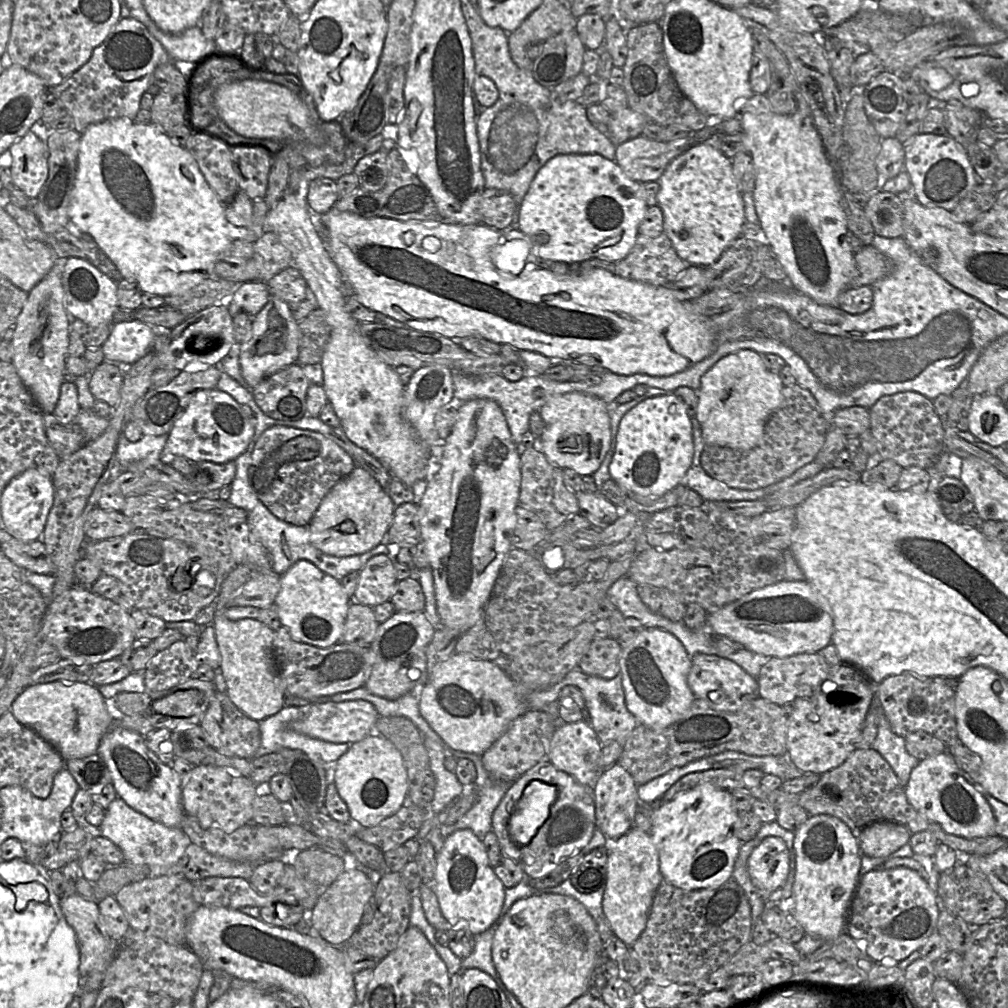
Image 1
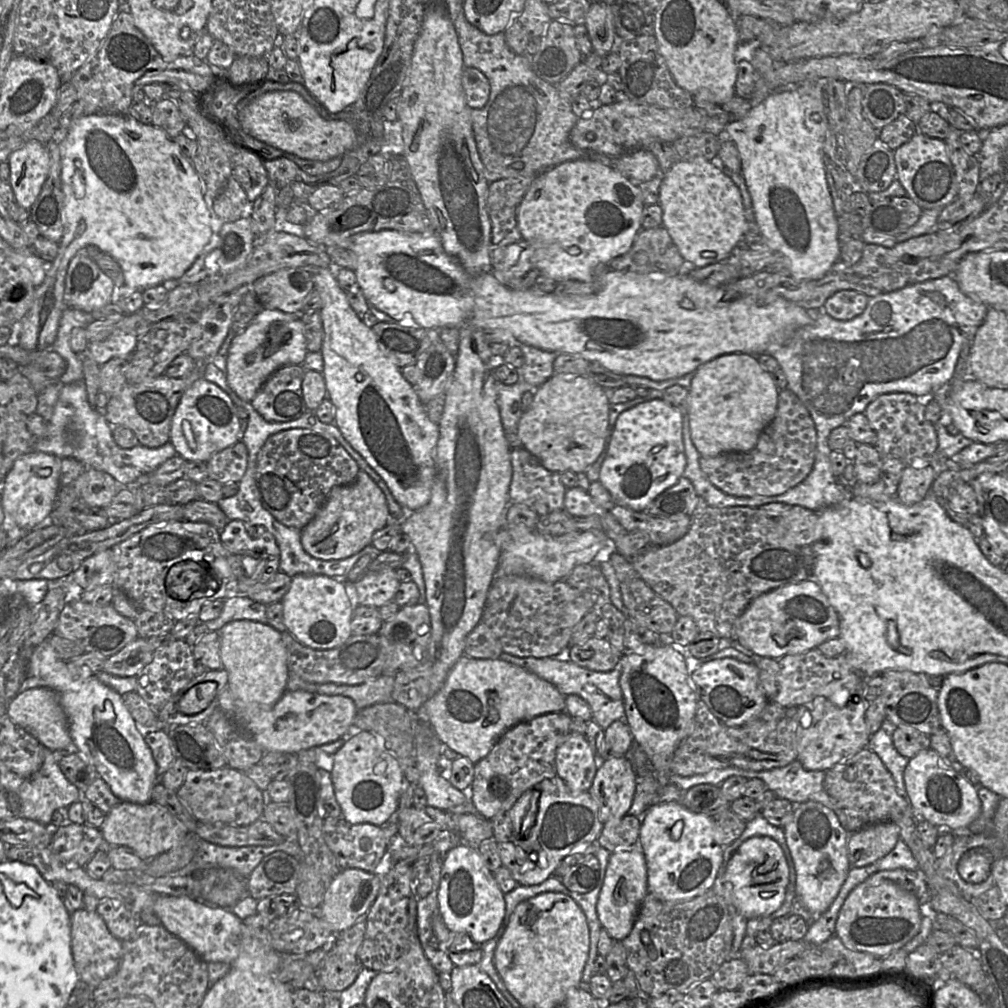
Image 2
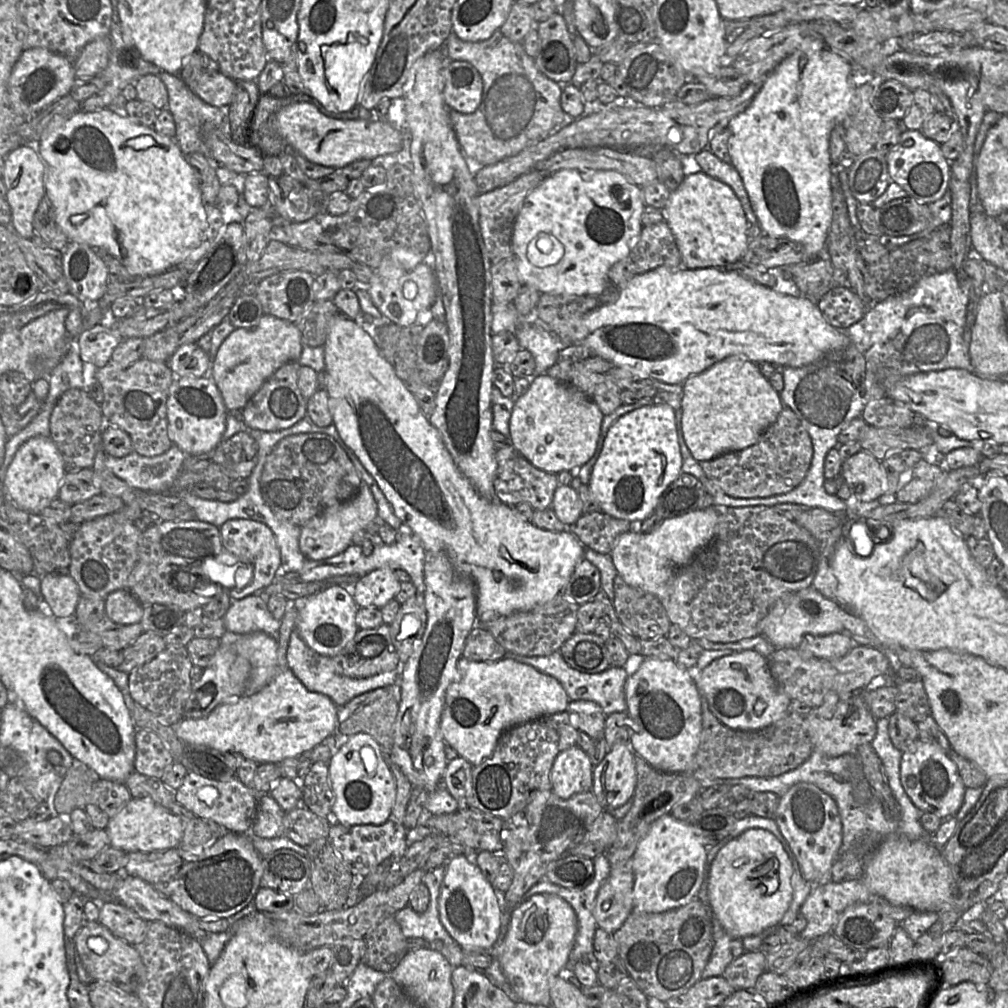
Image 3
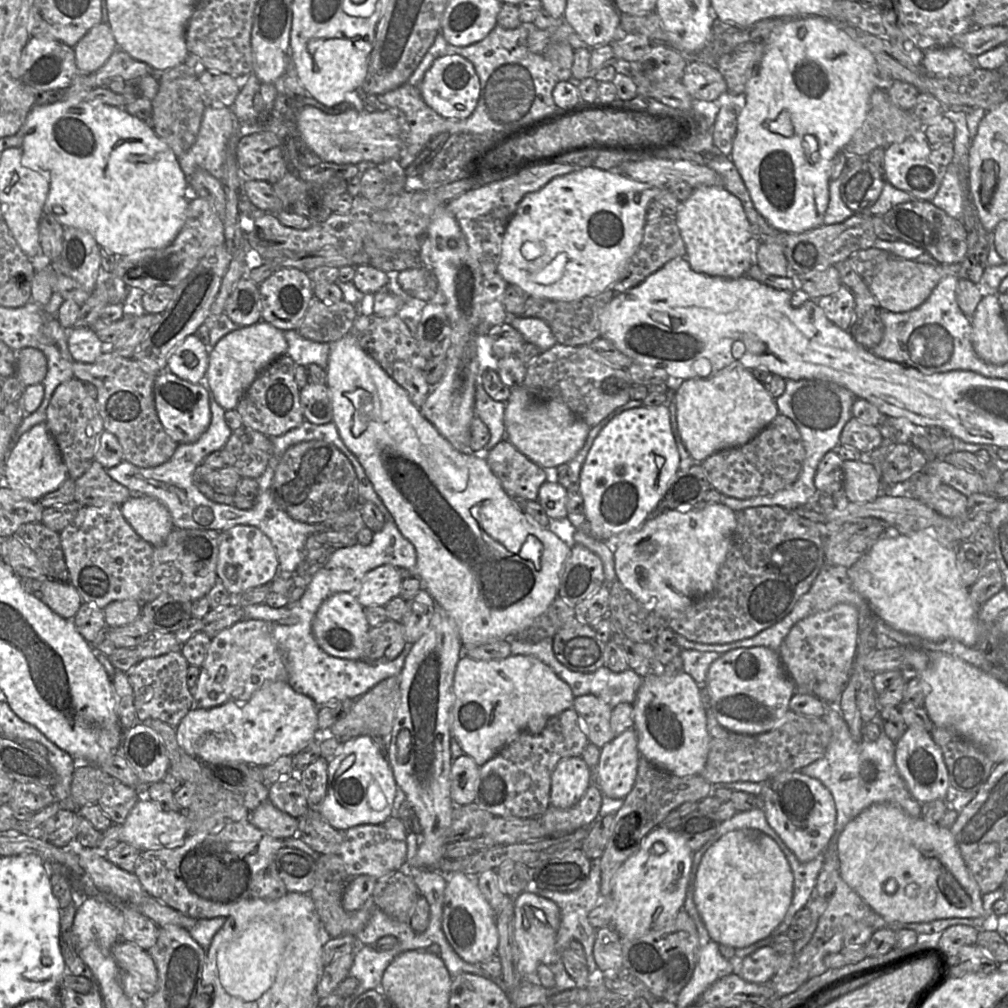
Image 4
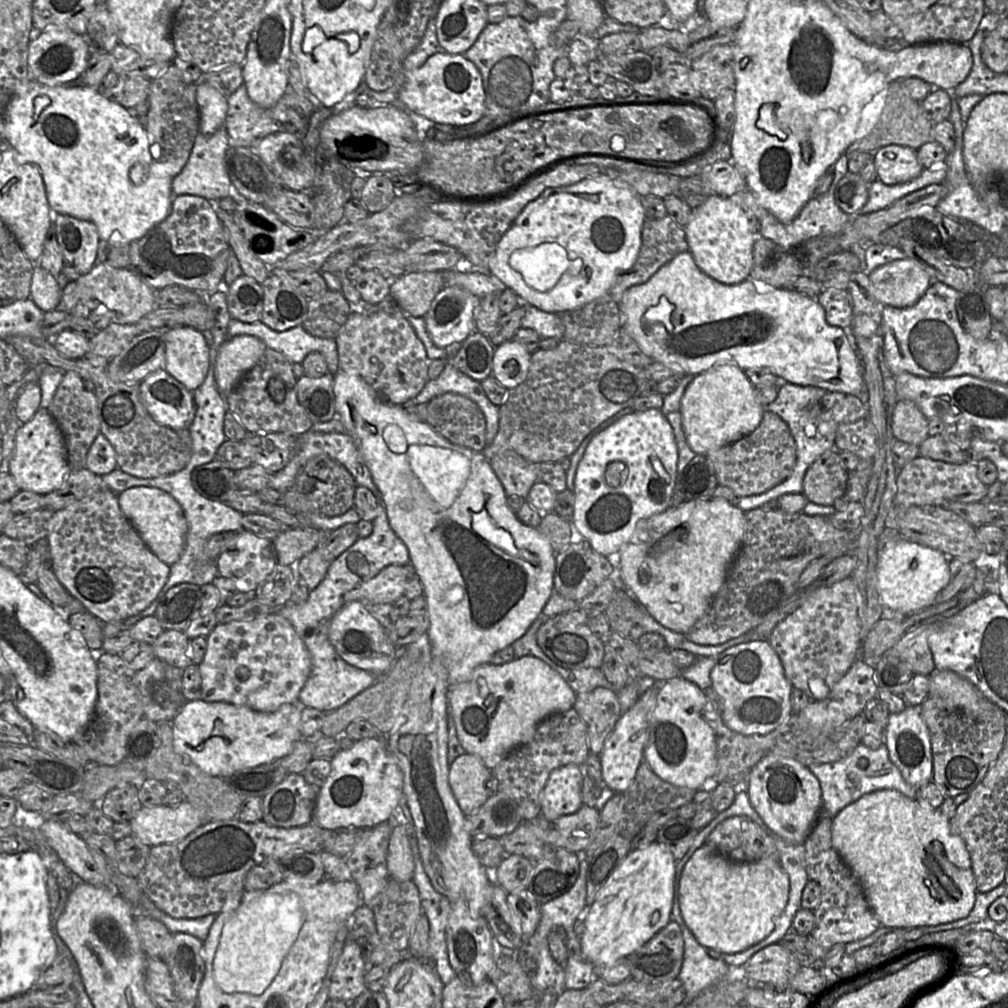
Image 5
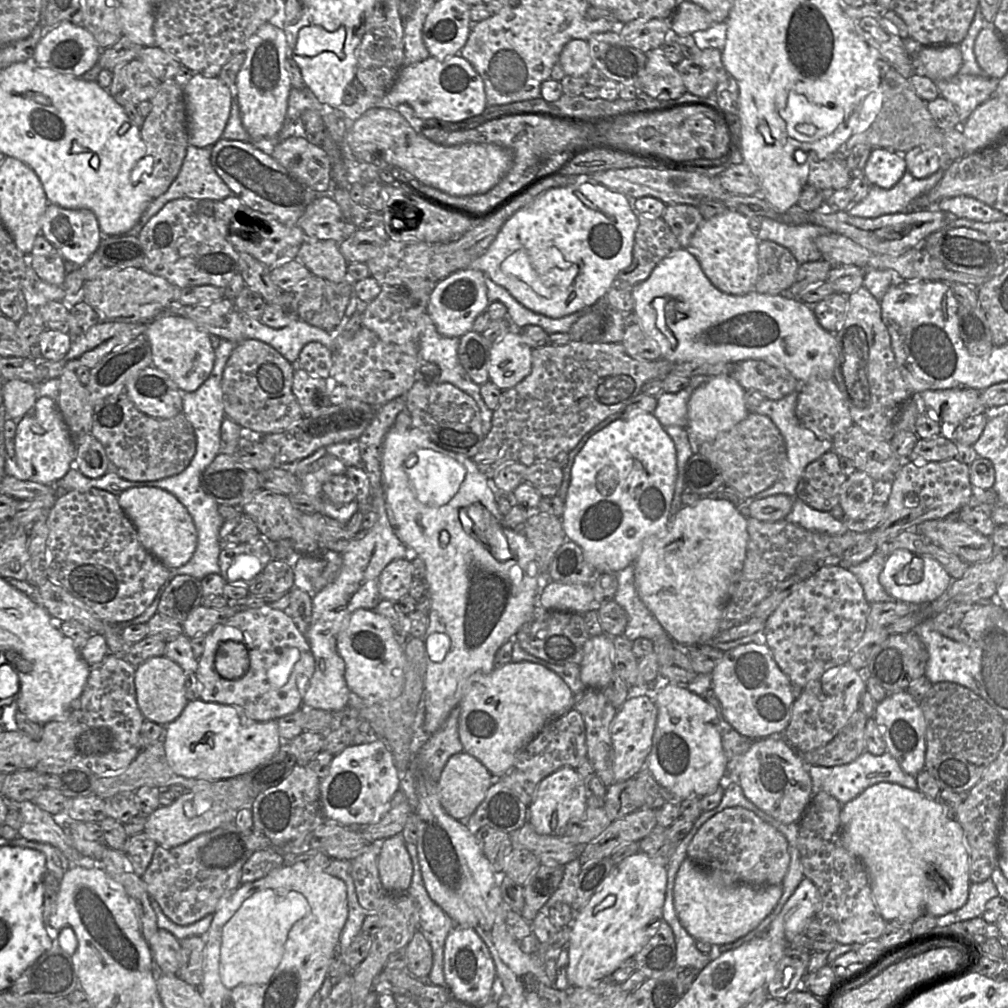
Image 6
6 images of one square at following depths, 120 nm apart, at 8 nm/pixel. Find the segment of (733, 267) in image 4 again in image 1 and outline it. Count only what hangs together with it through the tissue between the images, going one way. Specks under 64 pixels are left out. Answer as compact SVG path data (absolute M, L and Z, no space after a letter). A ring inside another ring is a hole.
M695 143L675 157L658 180L657 204L663 213L663 232L678 256L690 266L707 267L742 235L745 220L742 193L735 181L731 159L707 143Z

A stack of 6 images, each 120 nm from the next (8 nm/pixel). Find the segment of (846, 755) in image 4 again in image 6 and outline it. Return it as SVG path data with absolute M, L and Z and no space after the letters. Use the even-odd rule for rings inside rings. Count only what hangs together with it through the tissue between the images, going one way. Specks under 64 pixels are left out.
M864 751L854 761L833 767L807 766L813 783L813 794L825 792L836 798L842 805L853 800L868 787L879 782L896 783L911 790L918 790L916 778L906 773L898 761L887 751L882 755L873 755Z

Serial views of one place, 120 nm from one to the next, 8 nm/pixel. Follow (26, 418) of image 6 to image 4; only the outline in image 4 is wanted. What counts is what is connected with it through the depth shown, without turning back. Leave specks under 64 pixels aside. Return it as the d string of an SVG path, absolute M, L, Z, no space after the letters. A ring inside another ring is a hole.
M41 422L21 435L5 463L3 484L29 501L39 501L68 478L68 470L46 422Z

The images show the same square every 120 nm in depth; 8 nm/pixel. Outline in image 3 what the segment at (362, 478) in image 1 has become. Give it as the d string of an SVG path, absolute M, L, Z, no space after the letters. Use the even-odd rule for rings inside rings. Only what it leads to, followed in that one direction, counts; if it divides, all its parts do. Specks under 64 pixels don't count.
M361 481L357 493L347 501L327 507L302 526L299 548L311 560L322 560L343 552L352 544L354 534L378 516L377 503L367 484Z

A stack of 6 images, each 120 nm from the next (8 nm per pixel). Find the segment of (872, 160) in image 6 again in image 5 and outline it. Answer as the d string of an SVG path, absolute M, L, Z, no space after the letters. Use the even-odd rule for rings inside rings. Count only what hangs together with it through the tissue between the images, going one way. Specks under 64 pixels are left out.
M887 145L872 154L877 179L886 185L909 182L924 170L917 159L916 150L899 145Z

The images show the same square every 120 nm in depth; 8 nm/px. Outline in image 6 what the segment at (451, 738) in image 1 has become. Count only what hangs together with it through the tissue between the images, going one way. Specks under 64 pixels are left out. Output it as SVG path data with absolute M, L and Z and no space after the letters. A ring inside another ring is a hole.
M510 661L490 673L471 675L459 706L458 734L463 751L478 759L493 777L502 777L510 770L518 754L549 721L574 708L574 694L558 674L546 667L529 661Z

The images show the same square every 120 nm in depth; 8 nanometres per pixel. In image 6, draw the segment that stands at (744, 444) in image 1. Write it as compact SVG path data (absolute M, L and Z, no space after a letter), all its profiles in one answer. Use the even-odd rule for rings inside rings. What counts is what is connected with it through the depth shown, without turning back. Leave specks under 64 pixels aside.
M720 374L709 378L697 387L689 398L688 432L698 443L703 443L733 428L749 414L745 393L746 390L730 374Z

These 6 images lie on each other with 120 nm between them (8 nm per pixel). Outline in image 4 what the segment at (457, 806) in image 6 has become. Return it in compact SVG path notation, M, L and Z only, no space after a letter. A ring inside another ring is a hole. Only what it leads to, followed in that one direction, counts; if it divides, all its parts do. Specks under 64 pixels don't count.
M466 754L452 761L450 770L450 795L455 805L475 801L479 788L480 767Z

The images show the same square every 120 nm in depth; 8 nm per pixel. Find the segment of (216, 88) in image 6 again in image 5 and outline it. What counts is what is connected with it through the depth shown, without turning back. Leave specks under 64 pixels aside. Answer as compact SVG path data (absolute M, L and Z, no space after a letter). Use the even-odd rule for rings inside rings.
M202 80L197 83L196 101L200 114L199 132L203 135L214 134L226 121L227 97Z

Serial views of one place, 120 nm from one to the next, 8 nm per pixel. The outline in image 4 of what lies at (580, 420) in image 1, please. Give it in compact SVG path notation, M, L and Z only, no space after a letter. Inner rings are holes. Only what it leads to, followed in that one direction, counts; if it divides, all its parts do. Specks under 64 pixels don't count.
M523 386L511 389L505 402L505 439L545 470L569 463L585 444L590 427L560 400L539 401Z

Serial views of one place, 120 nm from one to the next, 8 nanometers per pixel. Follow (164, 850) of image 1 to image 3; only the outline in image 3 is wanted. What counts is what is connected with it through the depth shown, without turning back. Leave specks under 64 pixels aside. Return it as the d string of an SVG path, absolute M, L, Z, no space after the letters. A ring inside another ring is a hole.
M132 798L116 815L109 819L105 828L109 844L126 853L163 851L180 845L184 824L150 798Z

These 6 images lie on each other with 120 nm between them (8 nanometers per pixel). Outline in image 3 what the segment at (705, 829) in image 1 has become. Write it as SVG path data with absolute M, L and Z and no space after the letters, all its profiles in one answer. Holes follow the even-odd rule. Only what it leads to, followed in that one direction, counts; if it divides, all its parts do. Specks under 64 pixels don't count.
M671 813L655 820L639 842L631 859L631 869L634 875L634 909L647 913L662 913L684 906L697 898L704 879L707 854L708 849L702 843L702 838L695 833L692 824L676 819Z

